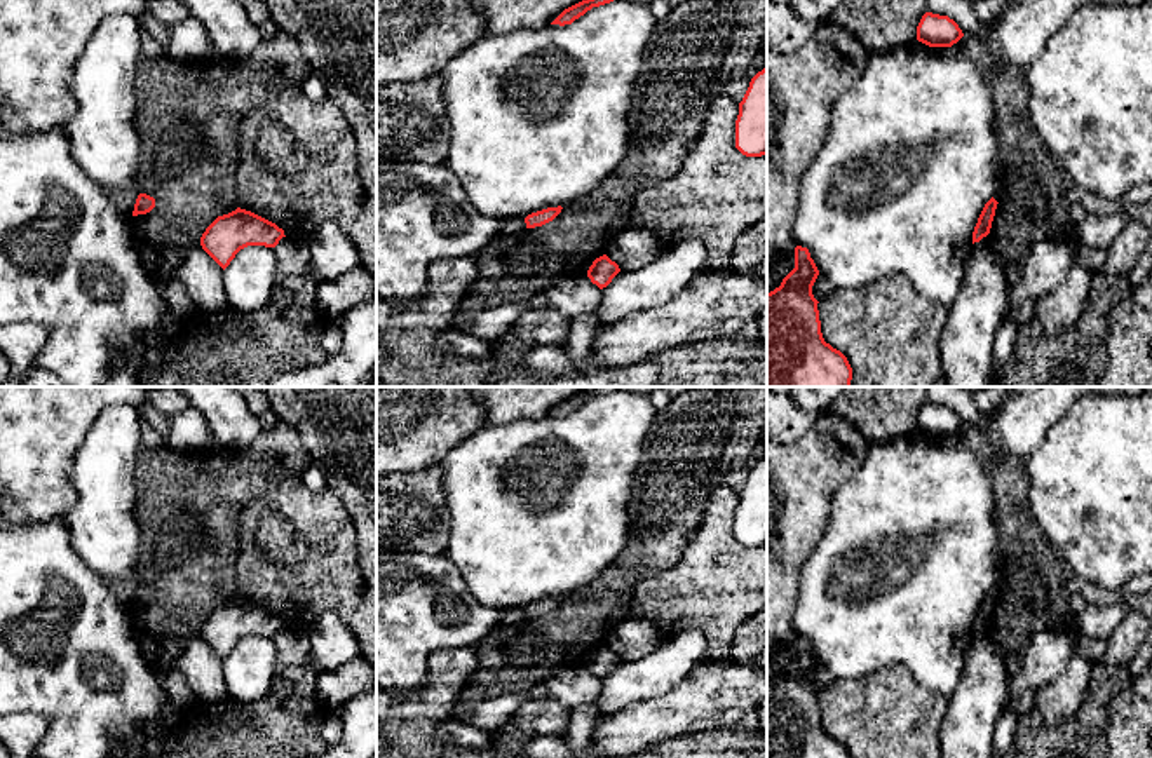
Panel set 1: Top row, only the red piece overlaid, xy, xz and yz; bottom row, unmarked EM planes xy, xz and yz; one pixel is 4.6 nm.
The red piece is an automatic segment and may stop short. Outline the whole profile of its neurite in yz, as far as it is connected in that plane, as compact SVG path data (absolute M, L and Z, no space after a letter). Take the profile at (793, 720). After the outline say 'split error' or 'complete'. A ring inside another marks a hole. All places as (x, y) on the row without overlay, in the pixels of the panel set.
M795 638L795 659L767 683L767 758L850 758L824 732L812 676L819 660L807 638Z; complete

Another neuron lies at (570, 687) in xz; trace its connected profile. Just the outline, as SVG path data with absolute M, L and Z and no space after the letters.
M587 664L577 667L559 667L552 678L547 680L547 697L558 700L566 709L573 709L579 704L593 704L601 695L601 680L591 673Z

